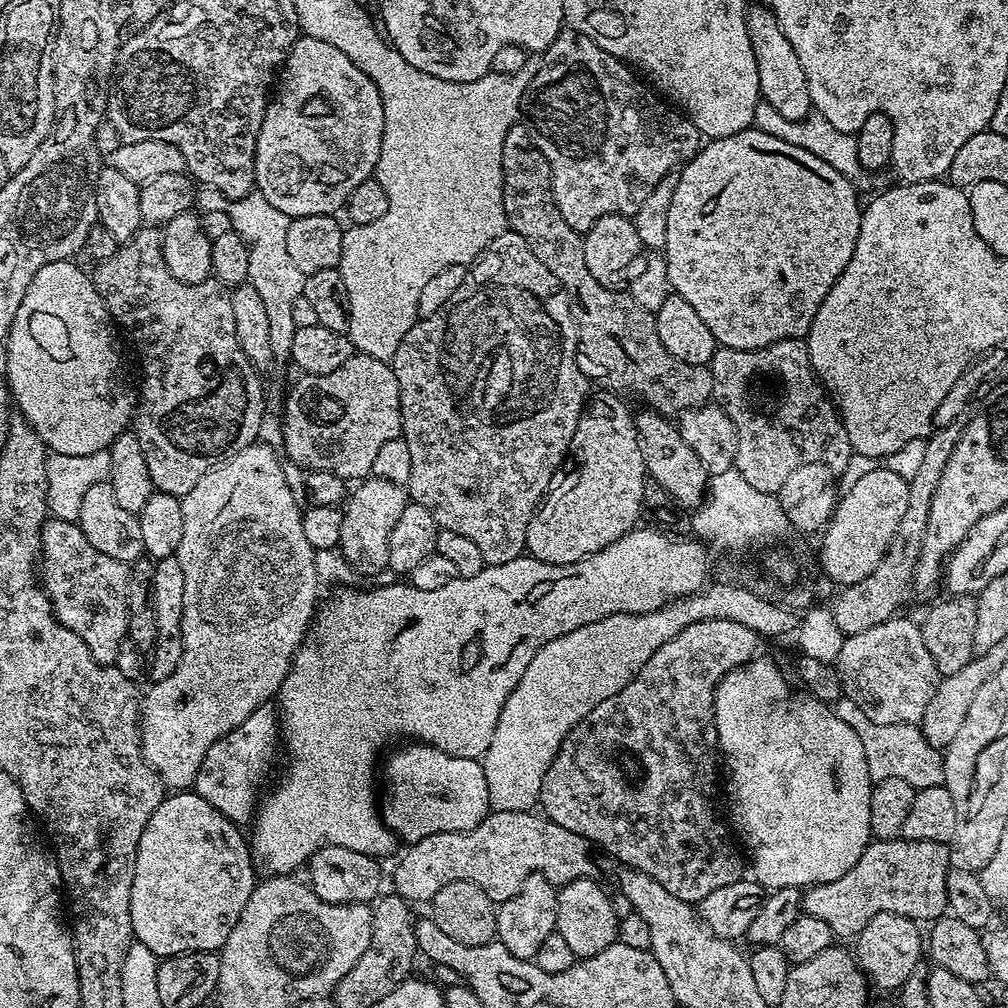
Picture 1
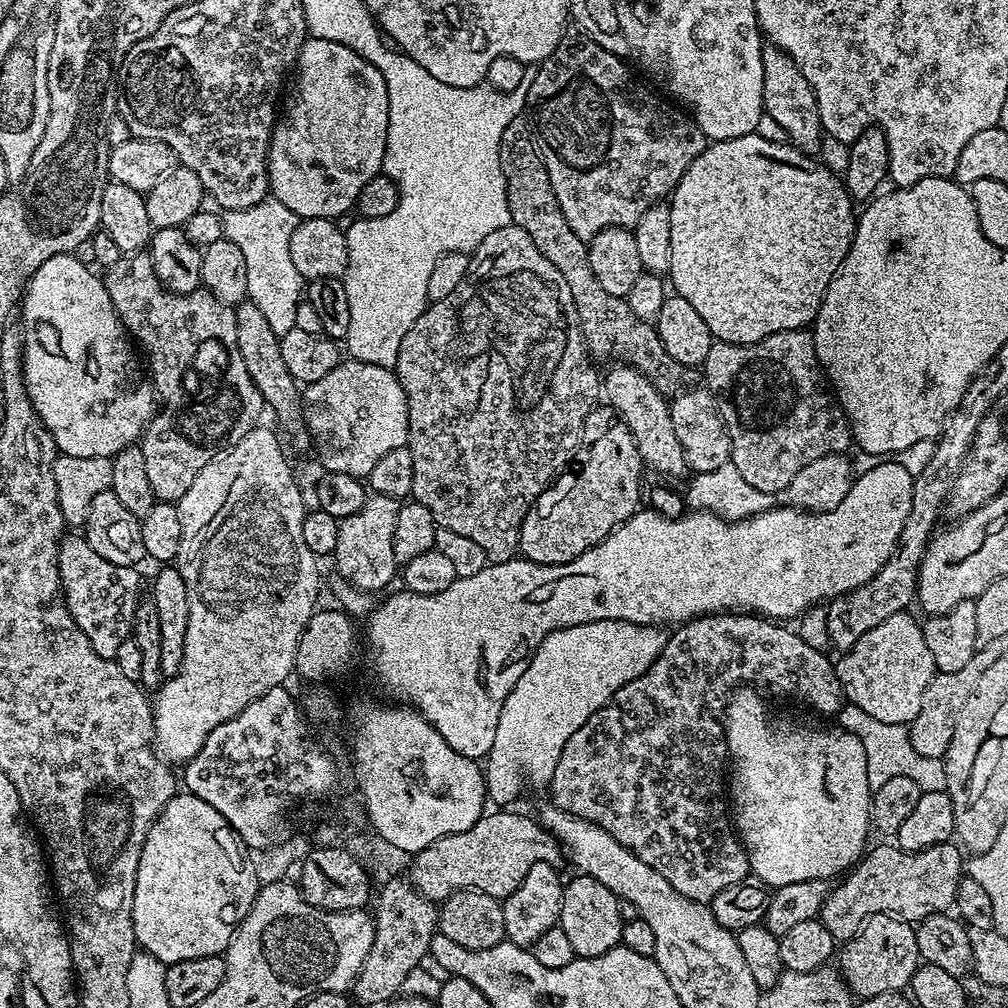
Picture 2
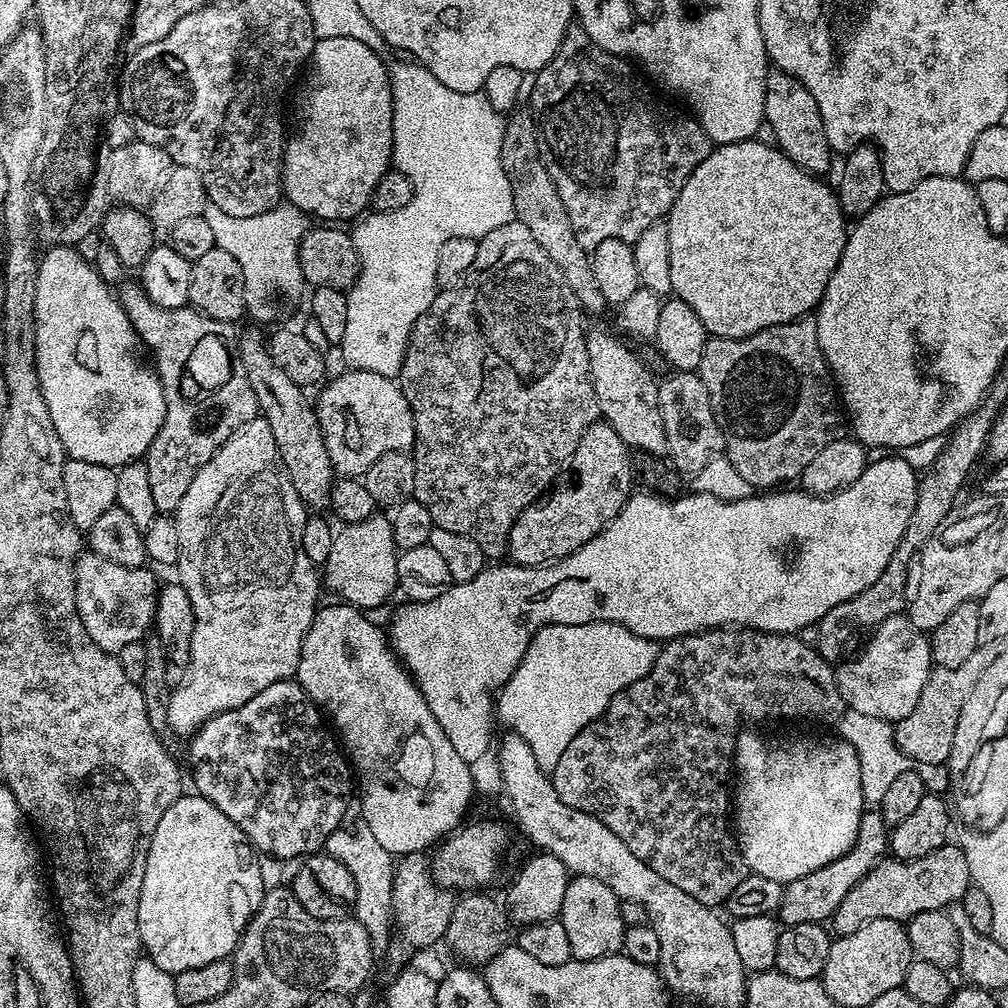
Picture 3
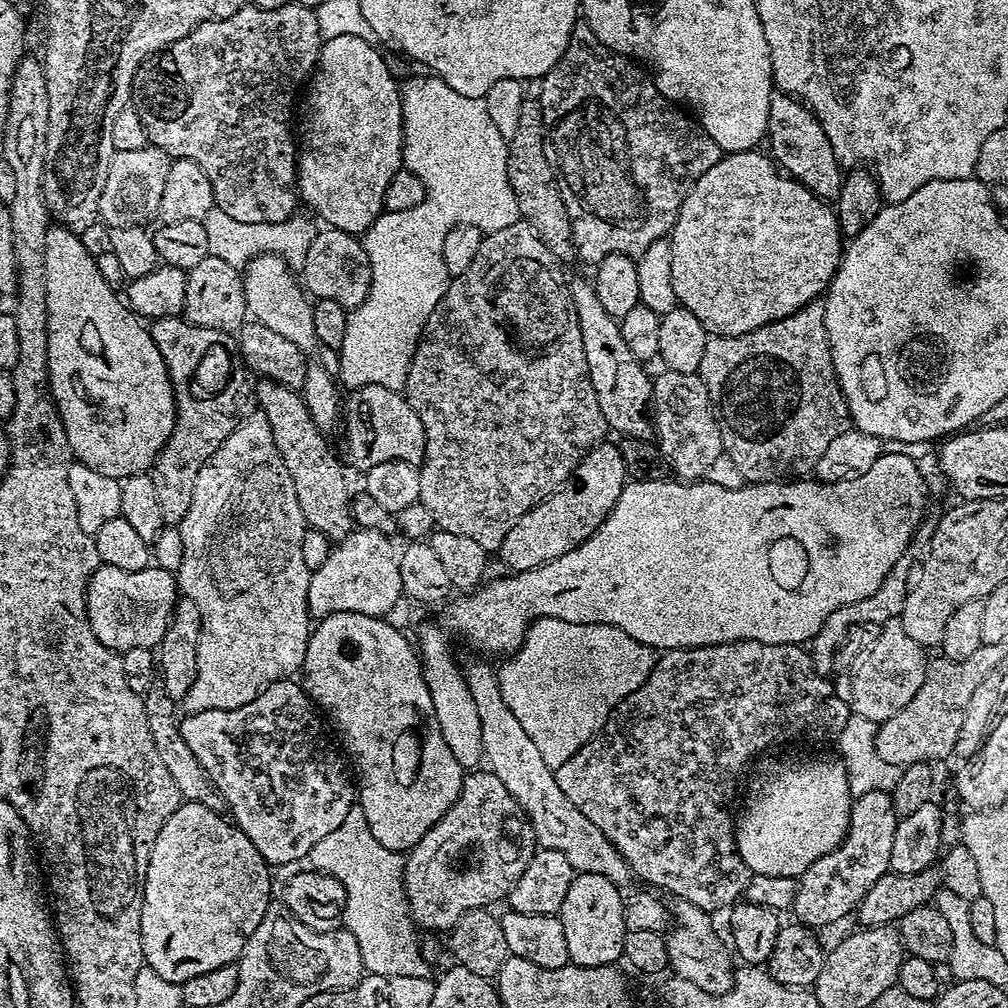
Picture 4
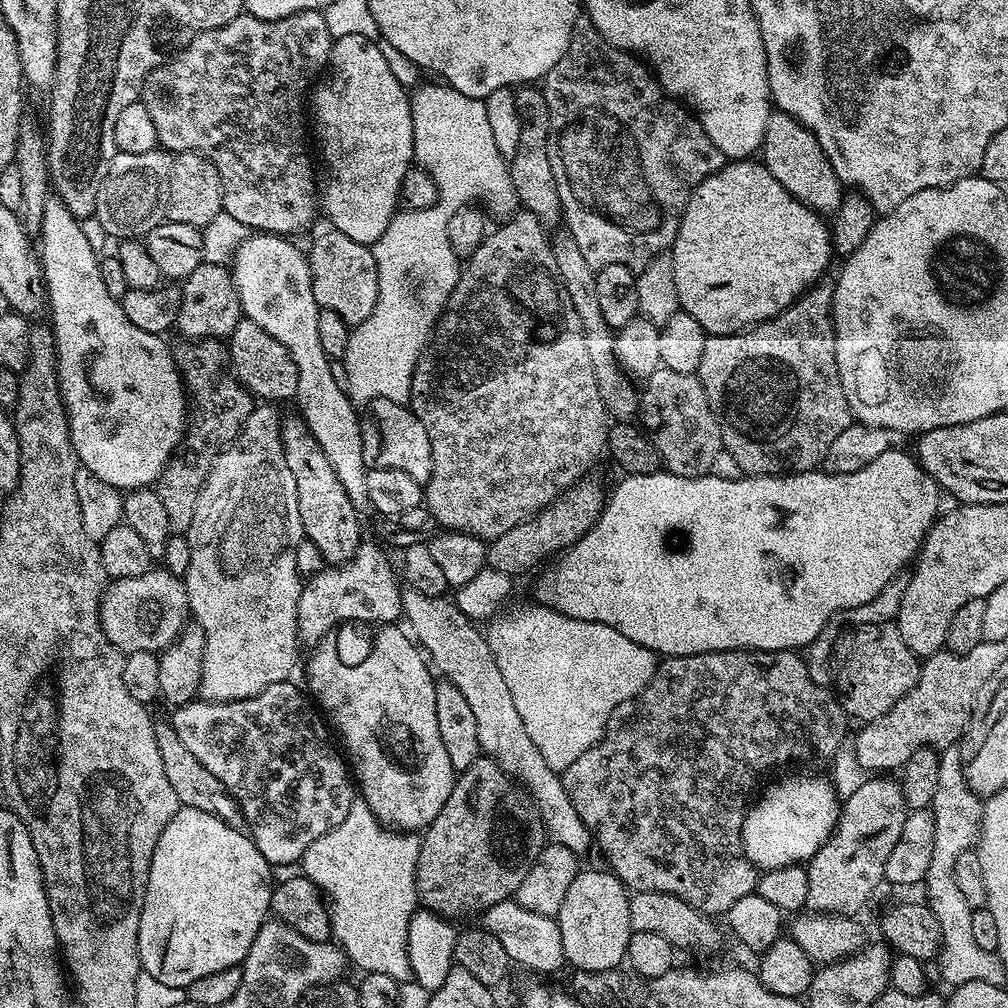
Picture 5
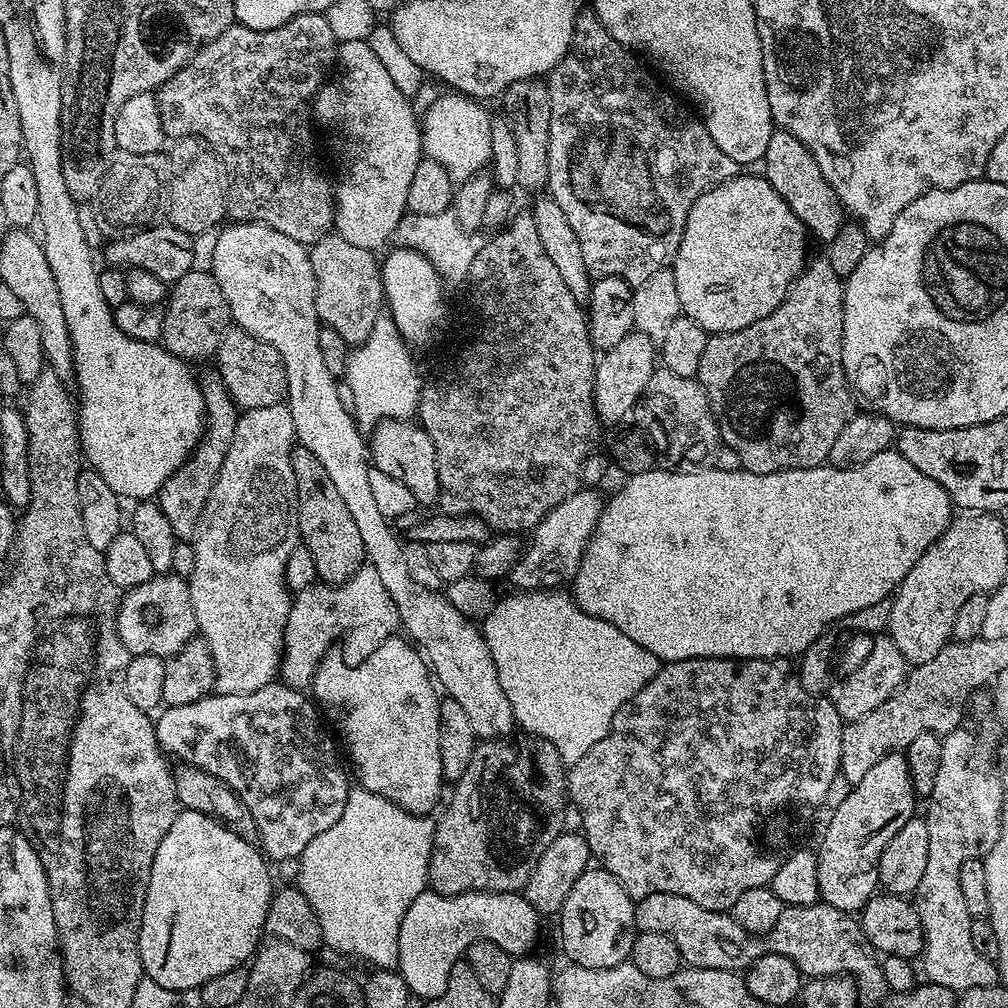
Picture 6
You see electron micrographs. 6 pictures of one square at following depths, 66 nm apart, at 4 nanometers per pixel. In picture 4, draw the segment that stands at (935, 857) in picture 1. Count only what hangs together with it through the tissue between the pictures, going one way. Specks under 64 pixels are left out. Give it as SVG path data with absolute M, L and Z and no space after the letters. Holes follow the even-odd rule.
M953 844L953 848L949 852L947 849L939 861L940 876L936 870L918 874L898 874L889 871L887 876L878 878L878 882L874 882L874 886L870 886L870 890L862 898L859 908L854 913L855 919L860 919L859 923L864 926L895 925L906 914L910 914L910 910L925 907L935 897L941 885L958 894L958 898L963 900L971 902L979 898L982 894L982 878L978 878L978 866L964 844Z

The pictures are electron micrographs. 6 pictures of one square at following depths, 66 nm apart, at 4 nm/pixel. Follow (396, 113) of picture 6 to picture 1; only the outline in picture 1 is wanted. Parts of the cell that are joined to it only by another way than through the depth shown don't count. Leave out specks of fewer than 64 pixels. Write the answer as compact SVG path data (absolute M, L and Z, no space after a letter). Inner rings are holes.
M301 35L279 69L258 130L255 191L290 218L339 213L354 186L375 173L383 129L378 86L338 46Z

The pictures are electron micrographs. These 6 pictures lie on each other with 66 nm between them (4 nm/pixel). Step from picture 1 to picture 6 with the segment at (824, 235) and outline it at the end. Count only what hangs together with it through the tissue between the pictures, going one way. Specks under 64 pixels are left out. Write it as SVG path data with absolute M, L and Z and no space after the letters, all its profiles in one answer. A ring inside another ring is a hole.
M741 174L732 177L731 180L714 185L696 199L694 206L690 206L690 214L686 218L686 230L682 234L682 242L678 246L676 259L671 265L674 282L678 282L678 298L683 315L698 322L698 326L702 326L705 332L715 334L717 332L737 332L770 314L774 314L774 310L778 310L778 306L786 298L792 283L804 270L805 263L810 256L808 243L810 243L808 230L798 218L798 214L794 214L794 210L790 210L790 206L786 206L784 199L773 190L770 182L764 179L763 175L747 176L747 174Z

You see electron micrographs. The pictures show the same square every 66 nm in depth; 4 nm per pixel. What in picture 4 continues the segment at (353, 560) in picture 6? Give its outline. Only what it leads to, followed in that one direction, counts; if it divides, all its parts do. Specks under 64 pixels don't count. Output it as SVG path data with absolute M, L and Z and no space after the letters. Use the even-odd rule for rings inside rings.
M267 378L261 379L259 383L257 383L254 388L256 403L259 411L266 414L266 422L270 422L270 434L274 434L274 446L278 446L278 454L282 454L282 462L286 462L286 470L290 470L290 482L294 482L294 494L298 494L298 506L304 515L305 525L324 534L329 542L335 542L337 540L341 540L342 538L346 538L351 534L351 532L354 531L354 525L352 523L352 505L350 503L350 491L348 492L348 480L344 477L345 465L342 463L342 460L342 465L340 465L340 460L336 457L335 450L328 445L328 440L324 437L327 436L325 431L318 427L318 425L314 422L314 418L310 418L310 410L306 406L303 395L301 395L297 389L287 388L284 384L279 384L278 382L274 382L273 380Z

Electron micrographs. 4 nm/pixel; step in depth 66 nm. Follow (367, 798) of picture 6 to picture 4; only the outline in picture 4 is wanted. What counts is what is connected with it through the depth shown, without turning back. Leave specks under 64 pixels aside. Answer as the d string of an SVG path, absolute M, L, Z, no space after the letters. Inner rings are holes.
M353 806L350 814L346 814L346 822L338 826L338 830L326 834L314 850L306 858L307 863L315 871L325 872L331 876L337 876L344 884L346 890L346 906L344 907L343 927L358 942L362 950L362 962L364 963L365 973L373 972L382 974L389 978L398 975L410 975L411 977L422 978L428 976L428 960L424 957L424 952L420 949L420 944L416 941L418 925L412 919L412 912L408 909L408 899L404 889L404 856L394 850L386 850L374 834L370 834L370 826L366 822L366 814L358 806Z

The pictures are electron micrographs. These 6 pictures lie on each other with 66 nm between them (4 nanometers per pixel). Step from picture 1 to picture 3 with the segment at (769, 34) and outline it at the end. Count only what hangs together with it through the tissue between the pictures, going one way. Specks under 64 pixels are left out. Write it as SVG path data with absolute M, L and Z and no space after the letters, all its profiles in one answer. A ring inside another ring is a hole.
M779 70L769 71L764 95L764 123L774 130L775 147L787 154L799 168L813 174L824 174L831 166L834 153L828 146L822 114L818 114L818 102L814 102L814 94L810 94L798 78Z

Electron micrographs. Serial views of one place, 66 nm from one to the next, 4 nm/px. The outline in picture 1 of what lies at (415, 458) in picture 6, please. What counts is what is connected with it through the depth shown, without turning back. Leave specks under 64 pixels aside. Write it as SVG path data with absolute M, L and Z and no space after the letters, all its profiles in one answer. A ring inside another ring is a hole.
M353 354L349 360L342 362L342 366L338 366L338 370L330 370L330 374L301 375L299 379L293 388L287 389L284 398L283 455L288 455L303 470L338 474L346 482L356 482L367 477L374 466L378 450L382 450L386 442L401 435L398 378L394 378L391 363L363 354Z

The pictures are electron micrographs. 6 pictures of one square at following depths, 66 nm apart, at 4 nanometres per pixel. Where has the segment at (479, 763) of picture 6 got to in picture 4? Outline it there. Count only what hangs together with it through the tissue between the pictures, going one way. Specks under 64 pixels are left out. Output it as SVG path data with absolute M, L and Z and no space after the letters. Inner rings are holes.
M472 770L465 775L462 790L454 806L450 806L450 810L446 810L446 814L438 818L438 822L434 822L434 826L430 826L426 834L422 834L422 838L404 856L404 889L408 909L421 929L433 928L436 932L448 934L471 908L487 909L495 906L499 900L501 903L510 894L510 890L514 890L514 882L522 878L530 858L534 858L536 853L538 845L532 824L510 794L510 790L506 790L506 786L498 782L491 770L480 771ZM464 848L480 848L465 868L460 865L460 855Z

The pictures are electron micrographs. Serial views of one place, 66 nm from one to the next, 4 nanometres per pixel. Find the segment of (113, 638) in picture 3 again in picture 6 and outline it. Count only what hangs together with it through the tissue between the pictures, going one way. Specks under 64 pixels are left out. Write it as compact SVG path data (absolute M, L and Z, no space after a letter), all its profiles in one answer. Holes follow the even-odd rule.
M156 574L142 582L142 586L127 589L116 610L116 629L132 656L154 654L167 658L182 650L198 632L187 579L175 574Z

